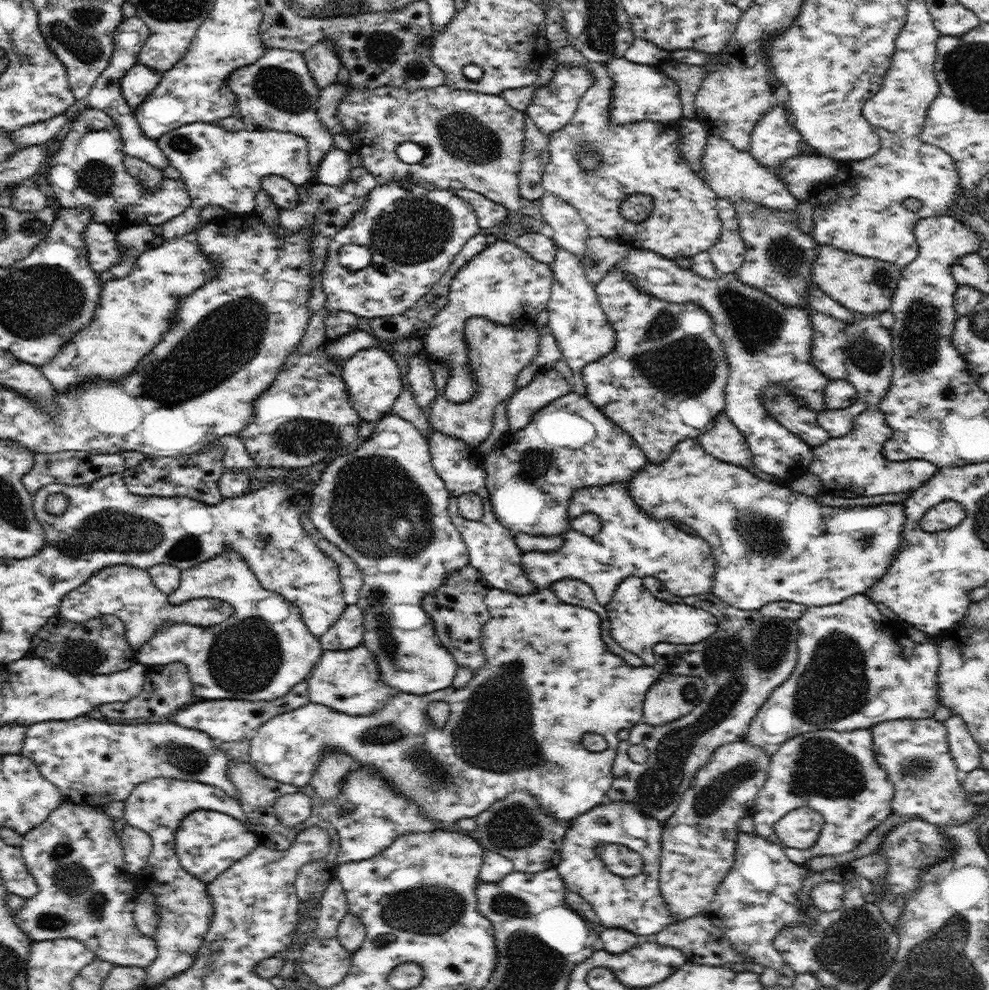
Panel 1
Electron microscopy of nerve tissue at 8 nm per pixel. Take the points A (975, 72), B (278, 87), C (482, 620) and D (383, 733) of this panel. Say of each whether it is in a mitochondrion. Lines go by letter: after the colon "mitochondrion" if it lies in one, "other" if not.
A: mitochondrion
B: mitochondrion
C: other
D: mitochondrion

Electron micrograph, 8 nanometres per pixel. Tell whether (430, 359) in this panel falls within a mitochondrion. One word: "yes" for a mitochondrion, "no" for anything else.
no

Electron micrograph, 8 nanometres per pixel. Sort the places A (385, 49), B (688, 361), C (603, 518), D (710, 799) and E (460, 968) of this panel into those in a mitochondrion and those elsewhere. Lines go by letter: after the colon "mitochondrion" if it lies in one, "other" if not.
A: mitochondrion
B: mitochondrion
C: other
D: mitochondrion
E: other

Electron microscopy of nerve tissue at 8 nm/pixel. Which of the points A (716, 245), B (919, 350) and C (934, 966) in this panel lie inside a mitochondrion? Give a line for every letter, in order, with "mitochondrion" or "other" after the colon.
A: other
B: mitochondrion
C: mitochondrion

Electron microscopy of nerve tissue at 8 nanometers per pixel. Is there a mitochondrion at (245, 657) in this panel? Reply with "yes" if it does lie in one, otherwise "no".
yes

